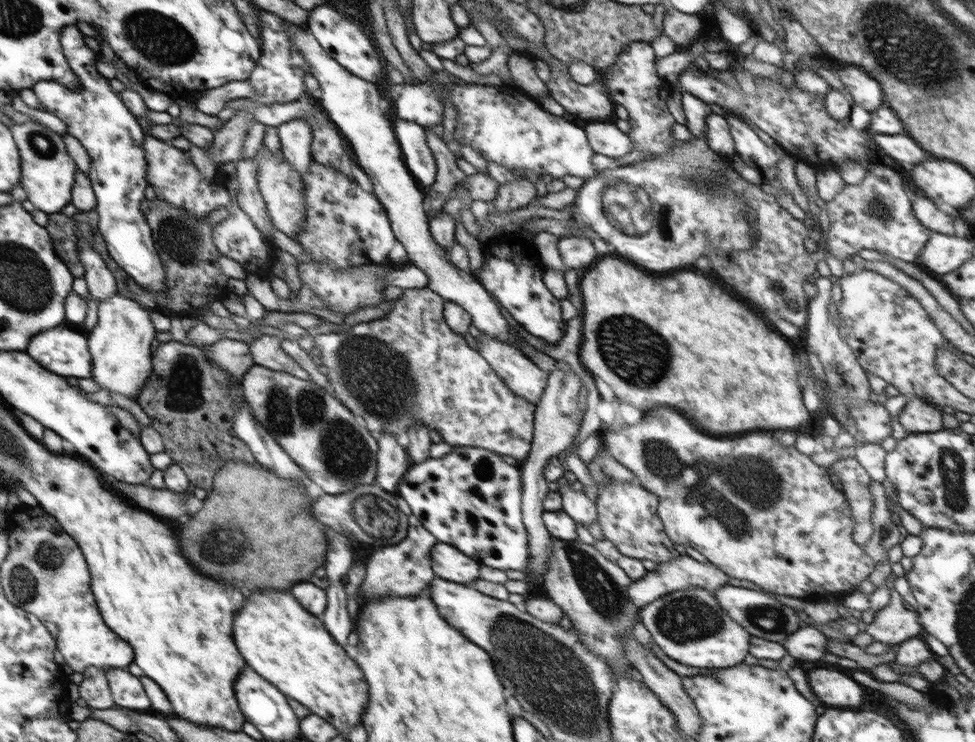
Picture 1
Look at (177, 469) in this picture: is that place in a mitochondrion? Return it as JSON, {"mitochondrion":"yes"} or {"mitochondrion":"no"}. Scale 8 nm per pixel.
{"mitochondrion":"no"}

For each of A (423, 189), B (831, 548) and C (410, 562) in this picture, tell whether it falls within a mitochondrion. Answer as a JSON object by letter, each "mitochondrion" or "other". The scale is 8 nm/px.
{"A":"other","B":"other","C":"other"}

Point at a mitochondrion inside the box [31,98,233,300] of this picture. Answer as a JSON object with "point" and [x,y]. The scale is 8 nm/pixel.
{"point":[177,226]}

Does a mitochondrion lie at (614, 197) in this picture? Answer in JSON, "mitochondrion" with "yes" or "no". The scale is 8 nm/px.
{"mitochondrion":"yes"}

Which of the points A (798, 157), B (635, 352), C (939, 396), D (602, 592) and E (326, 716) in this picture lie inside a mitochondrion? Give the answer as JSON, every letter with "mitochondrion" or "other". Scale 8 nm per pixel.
{"A":"other","B":"mitochondrion","C":"other","D":"mitochondrion","E":"other"}

